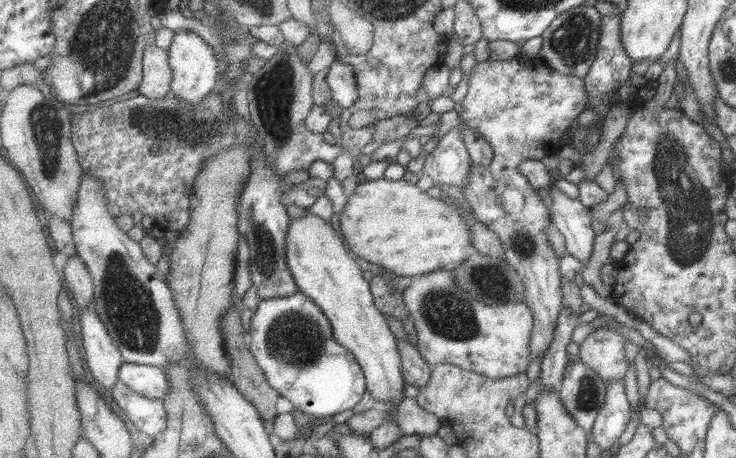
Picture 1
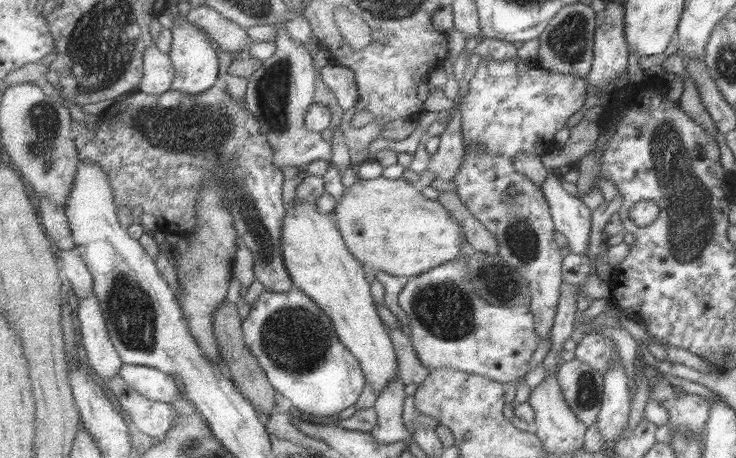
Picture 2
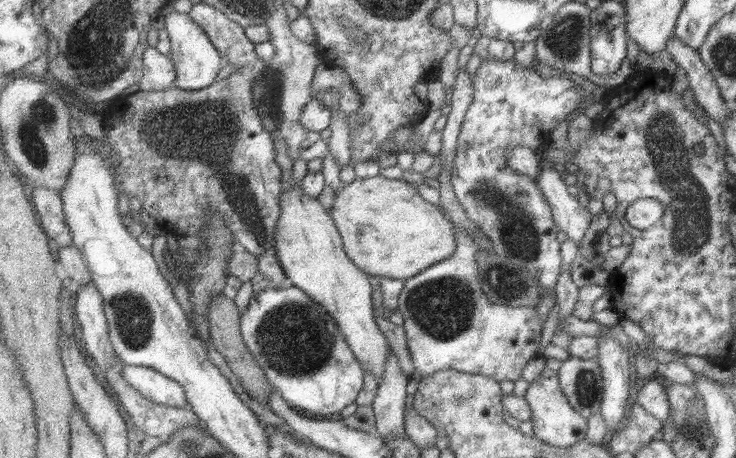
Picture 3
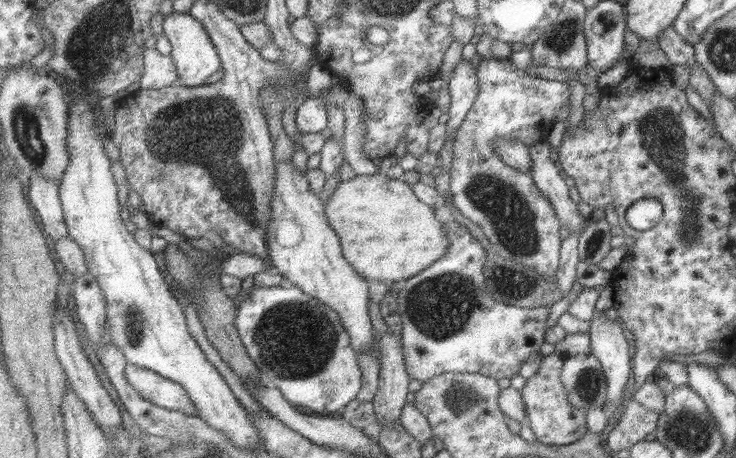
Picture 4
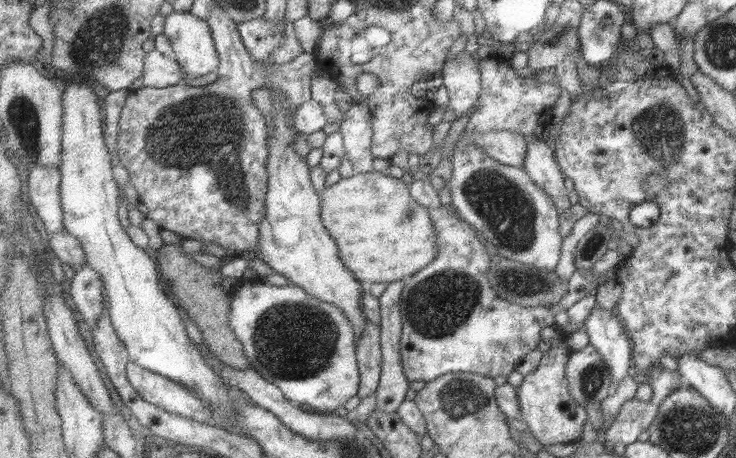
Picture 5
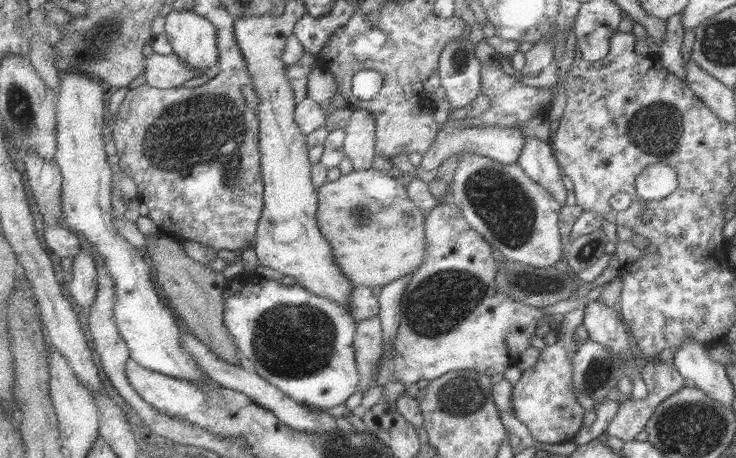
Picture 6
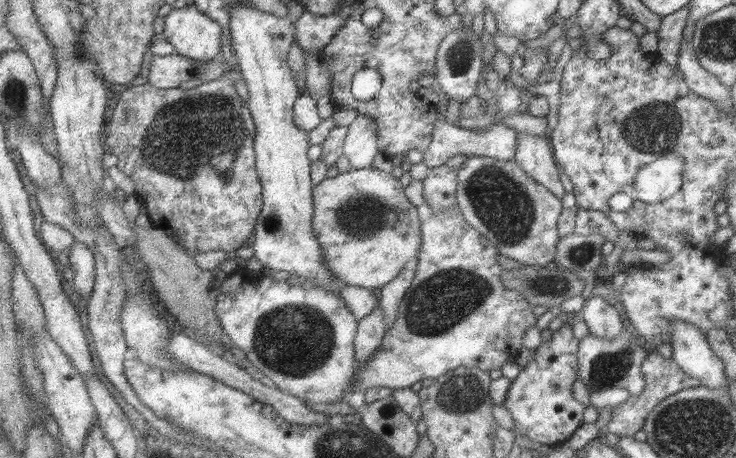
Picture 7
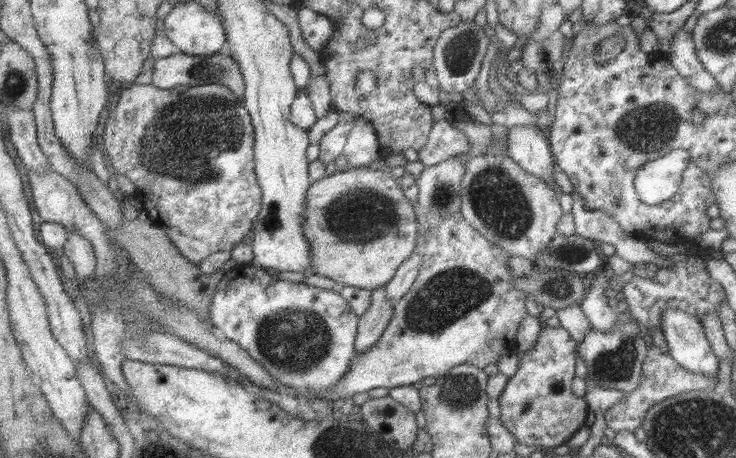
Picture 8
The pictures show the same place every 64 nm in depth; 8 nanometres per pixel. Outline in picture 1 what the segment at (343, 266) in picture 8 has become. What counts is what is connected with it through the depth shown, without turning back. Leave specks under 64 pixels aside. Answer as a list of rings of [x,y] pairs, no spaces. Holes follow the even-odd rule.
[[[408,178],[359,179],[340,216],[340,228],[352,252],[399,277],[415,278],[441,268],[454,270],[474,248],[471,229],[455,205],[429,196]]]

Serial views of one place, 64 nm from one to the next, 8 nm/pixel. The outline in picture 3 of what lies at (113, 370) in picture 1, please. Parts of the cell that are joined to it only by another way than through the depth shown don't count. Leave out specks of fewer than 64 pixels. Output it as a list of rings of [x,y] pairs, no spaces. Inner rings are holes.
[[[94,280],[90,284],[74,288],[77,292],[76,318],[80,326],[83,326],[86,348],[101,368],[111,368],[117,359],[116,350],[111,343],[105,300]]]

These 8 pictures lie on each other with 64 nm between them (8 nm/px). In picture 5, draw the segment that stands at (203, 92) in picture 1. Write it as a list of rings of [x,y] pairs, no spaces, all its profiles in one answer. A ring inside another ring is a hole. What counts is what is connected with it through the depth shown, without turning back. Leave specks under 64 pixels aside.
[[[173,11],[166,17],[165,36],[173,46],[172,55],[178,61],[183,73],[189,78],[199,78],[220,69],[220,53],[216,48],[210,25],[195,14]]]

